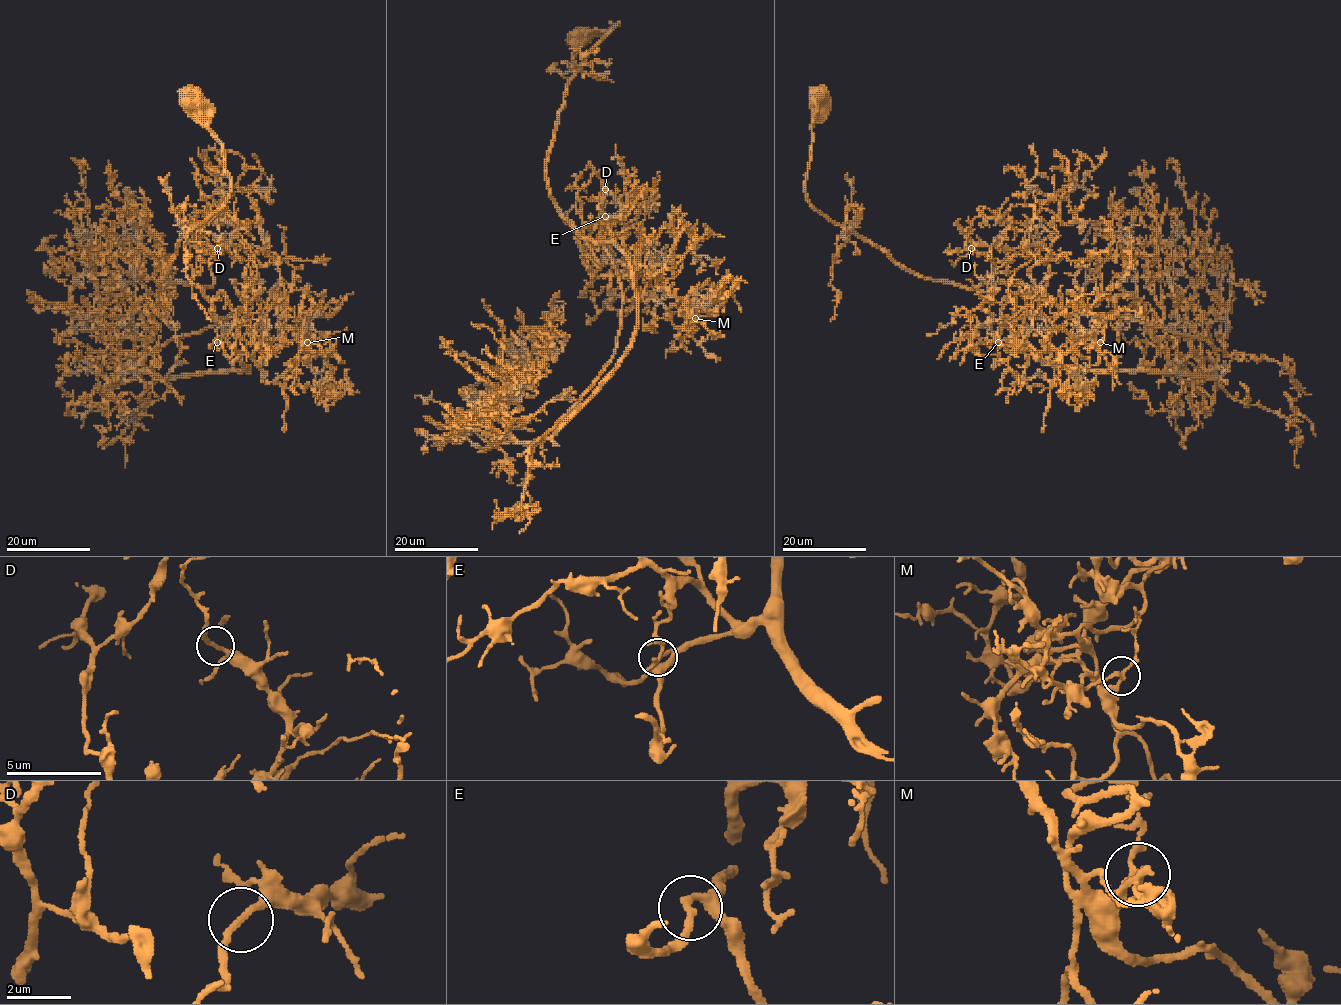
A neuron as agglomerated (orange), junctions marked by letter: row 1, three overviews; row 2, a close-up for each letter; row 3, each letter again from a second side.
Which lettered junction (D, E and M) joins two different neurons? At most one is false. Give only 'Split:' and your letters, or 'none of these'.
Split: M

